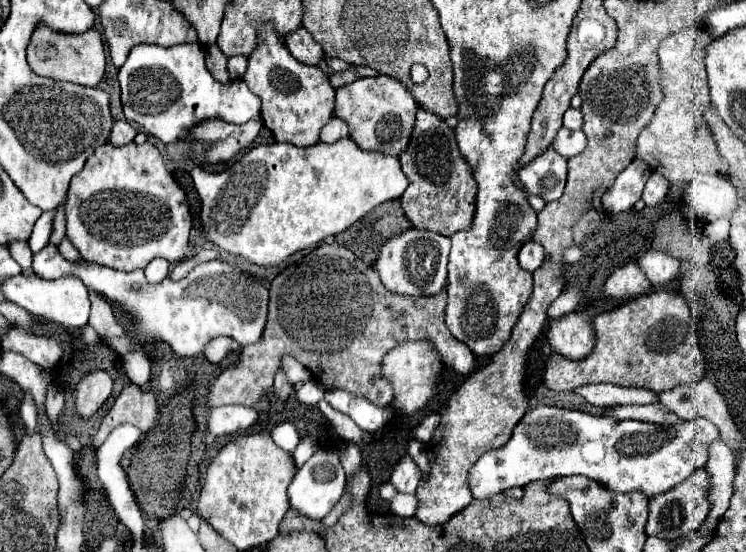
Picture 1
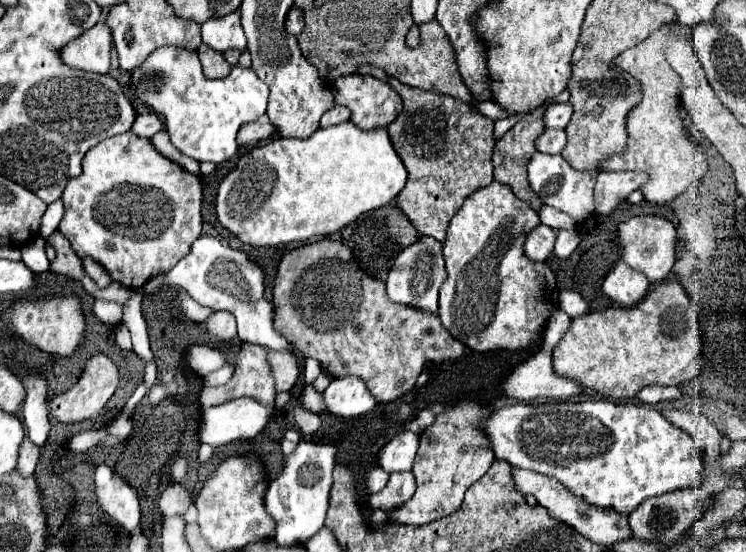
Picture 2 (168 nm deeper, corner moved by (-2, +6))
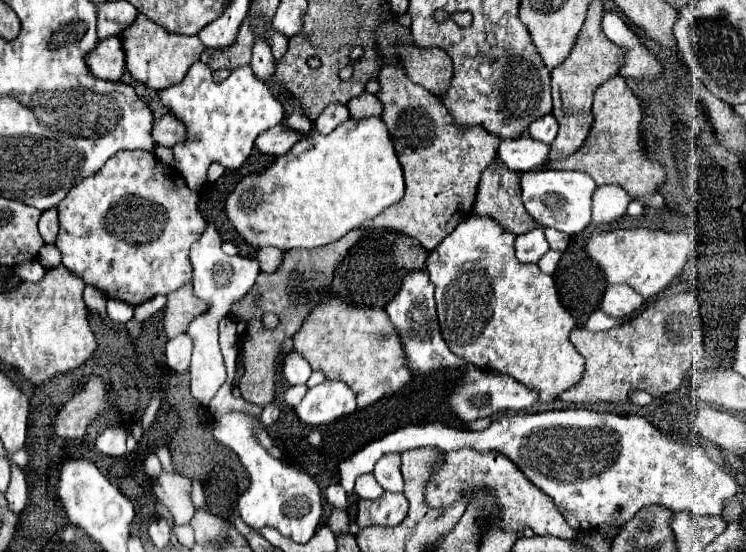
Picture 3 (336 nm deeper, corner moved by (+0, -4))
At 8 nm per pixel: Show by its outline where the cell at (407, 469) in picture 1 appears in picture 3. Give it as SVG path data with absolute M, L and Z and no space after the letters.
M384 492L376 500L358 502L356 524L364 526L396 526L408 514L408 500L404 492Z

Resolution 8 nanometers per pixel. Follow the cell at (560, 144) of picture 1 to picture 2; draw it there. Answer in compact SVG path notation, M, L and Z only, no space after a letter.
M544 130L538 138L536 138L536 150L542 154L560 154L562 148L566 146L566 134L564 130Z

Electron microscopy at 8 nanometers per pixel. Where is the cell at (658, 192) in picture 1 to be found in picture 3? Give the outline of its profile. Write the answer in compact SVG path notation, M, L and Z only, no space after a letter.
M616 184L598 186L592 196L592 222L594 224L610 224L626 214L626 206L632 198L624 192L624 188Z

